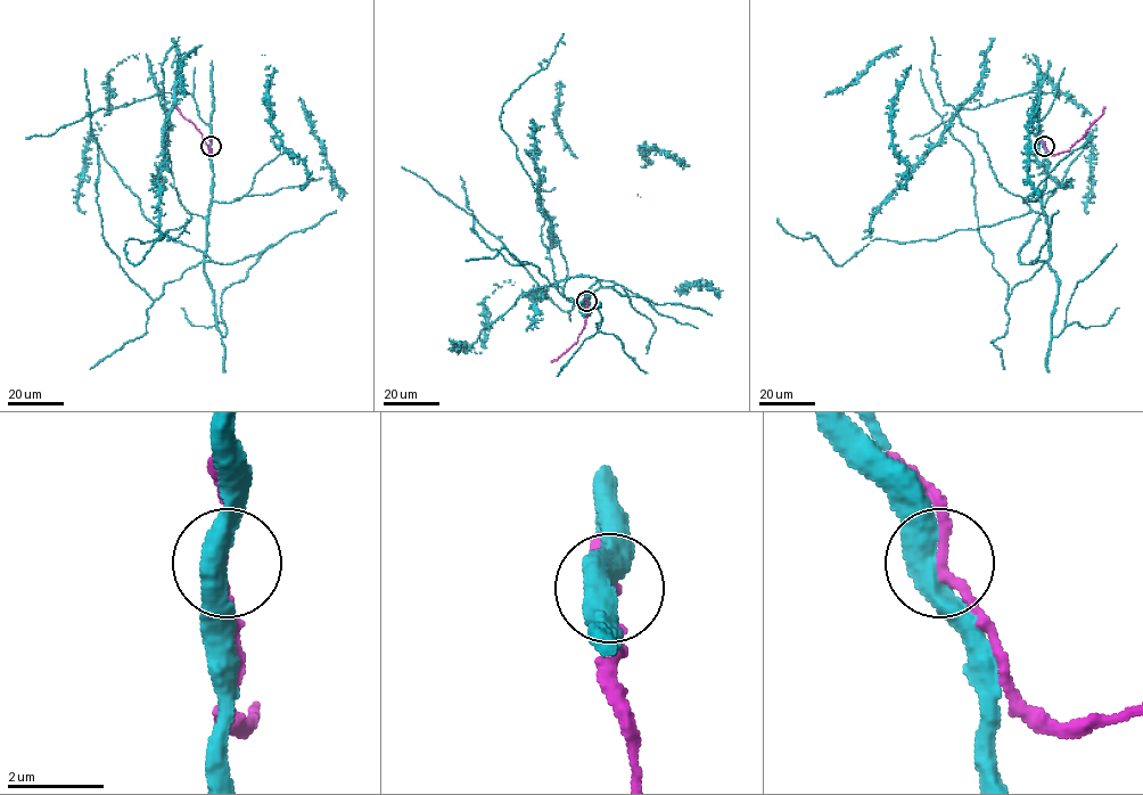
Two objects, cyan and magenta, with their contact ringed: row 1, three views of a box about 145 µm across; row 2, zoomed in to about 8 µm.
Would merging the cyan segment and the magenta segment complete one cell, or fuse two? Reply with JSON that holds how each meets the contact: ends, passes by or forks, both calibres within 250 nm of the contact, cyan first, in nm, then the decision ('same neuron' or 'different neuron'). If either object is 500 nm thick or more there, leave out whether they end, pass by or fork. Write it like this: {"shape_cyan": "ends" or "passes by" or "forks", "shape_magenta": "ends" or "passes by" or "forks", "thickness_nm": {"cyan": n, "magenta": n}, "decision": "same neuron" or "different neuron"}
{"shape_cyan": "passes by", "shape_magenta": "passes by", "thickness_nm": {"cyan": 480, "magenta": 200}, "decision": "same neuron"}

